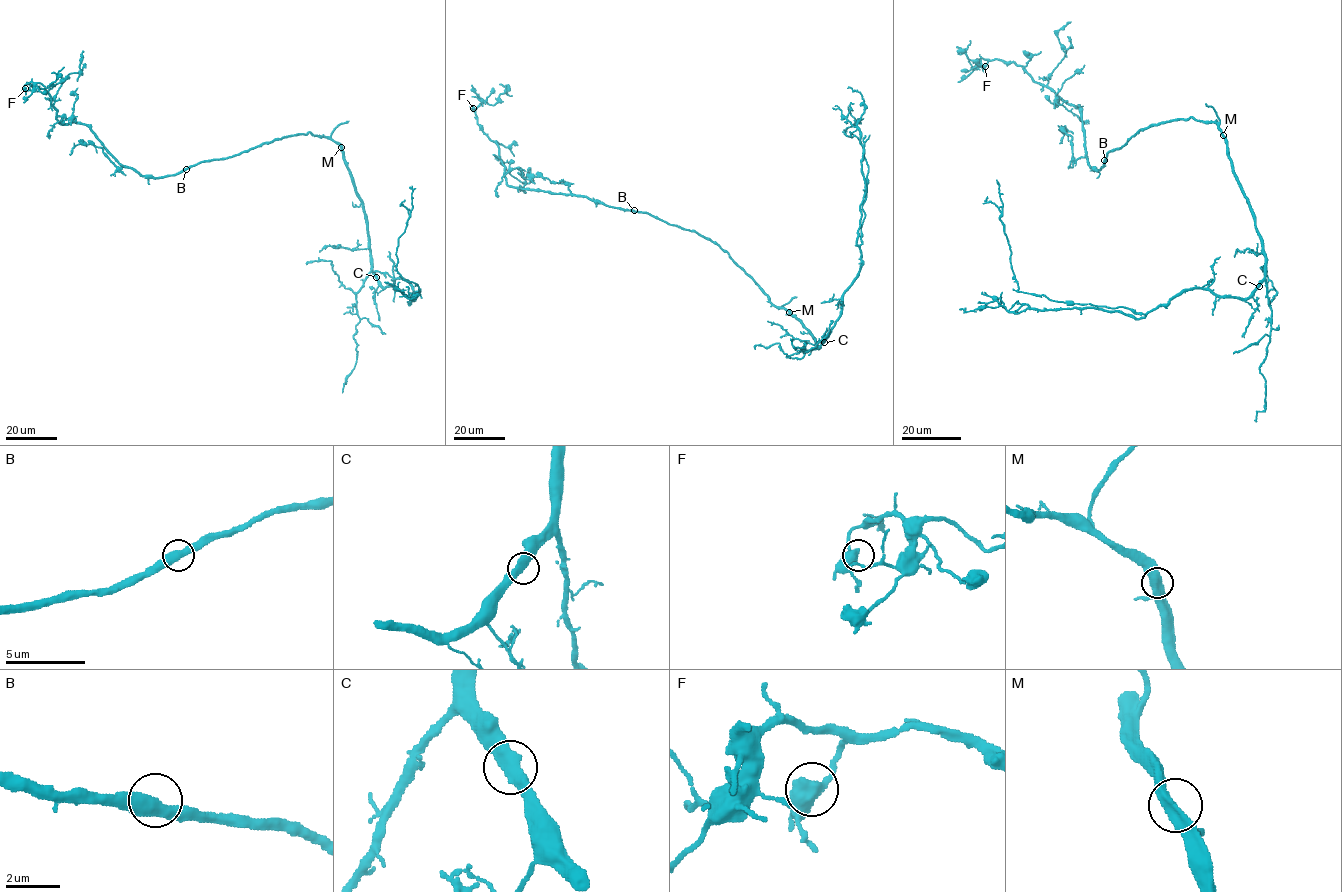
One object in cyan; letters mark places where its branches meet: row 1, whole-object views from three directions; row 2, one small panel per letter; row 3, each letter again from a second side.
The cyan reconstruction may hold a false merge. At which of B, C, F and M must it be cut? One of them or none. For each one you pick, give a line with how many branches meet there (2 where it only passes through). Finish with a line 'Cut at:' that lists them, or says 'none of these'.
Cut at: none of these

